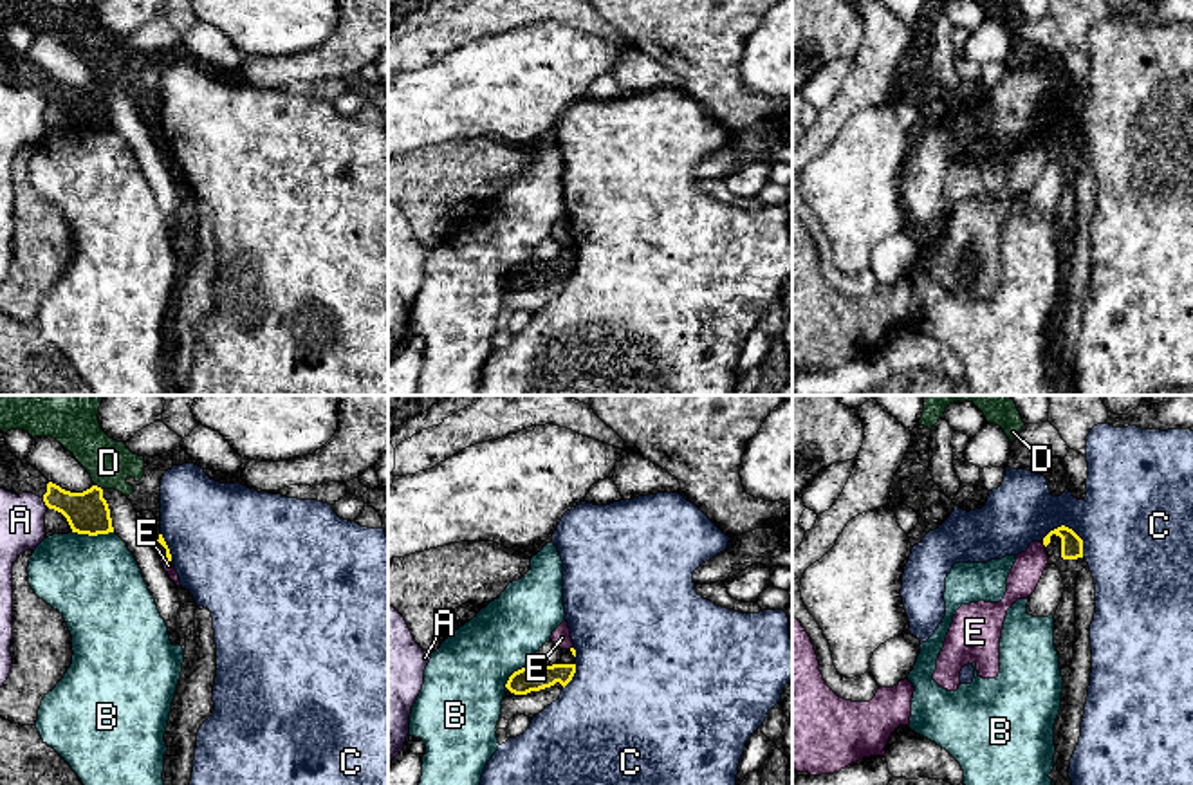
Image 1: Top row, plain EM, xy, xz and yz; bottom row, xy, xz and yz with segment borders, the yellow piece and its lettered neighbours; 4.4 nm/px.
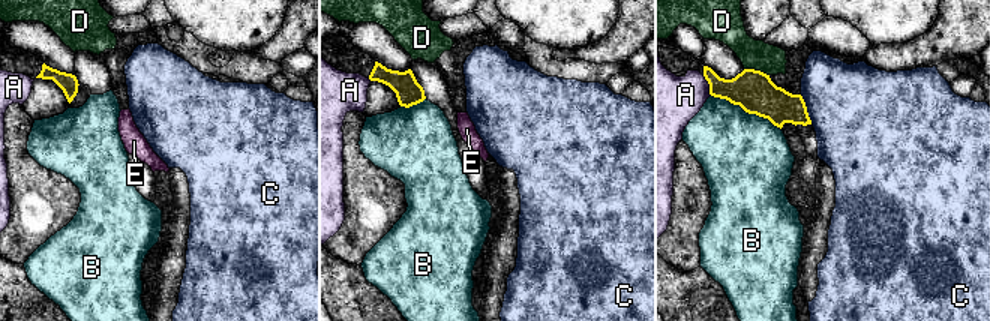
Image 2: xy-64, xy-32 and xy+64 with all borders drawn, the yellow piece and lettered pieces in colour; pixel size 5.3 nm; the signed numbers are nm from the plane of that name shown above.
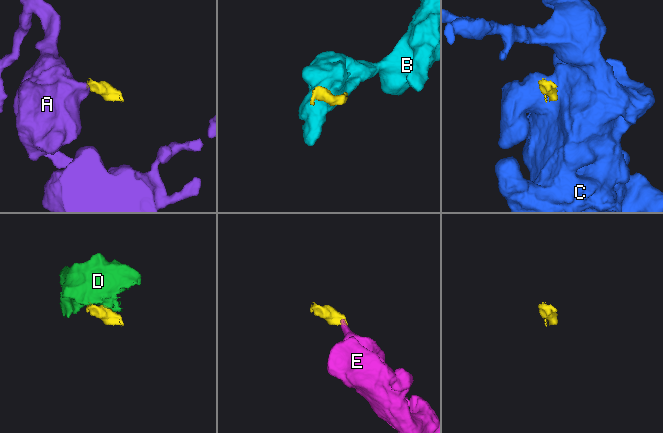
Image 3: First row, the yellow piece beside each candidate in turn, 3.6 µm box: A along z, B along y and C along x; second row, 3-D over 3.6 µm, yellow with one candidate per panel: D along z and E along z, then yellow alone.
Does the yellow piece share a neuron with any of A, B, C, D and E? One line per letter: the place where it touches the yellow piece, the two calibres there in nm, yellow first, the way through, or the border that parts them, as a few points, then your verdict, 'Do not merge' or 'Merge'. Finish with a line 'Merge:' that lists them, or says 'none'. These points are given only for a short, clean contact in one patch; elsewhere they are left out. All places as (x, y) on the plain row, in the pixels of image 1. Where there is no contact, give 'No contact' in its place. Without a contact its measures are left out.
A: Touches yellow at xy (46, 100). Thickness 190 nm (yellow) against 200 nm. Boundary: xy (42, 94), (49, 103). Do not merge
B: Touches yellow at xy (92, 130). Thickness 190 nm (yellow) against 420 nm. Do not merge
C: Touches yellow at yz (1071, 125). Thickness 100 nm (yellow) against 420 nm. Boundary: yz (1042, 134), (1067, 121), (1082, 136), (1083, 152). Do not merge
D: Touches yellow at xy (96, 82). Thickness 190 nm (yellow) against 200 nm. Path across: xy (87, 109), (96, 82), (107, 69), (109, 58). Merge
E: Touches yellow at xy (168, 156). Thickness 30 nm (yellow) against 50 nm. Boundary: xy (166, 154), (170, 157). Do not merge
Merge: D

